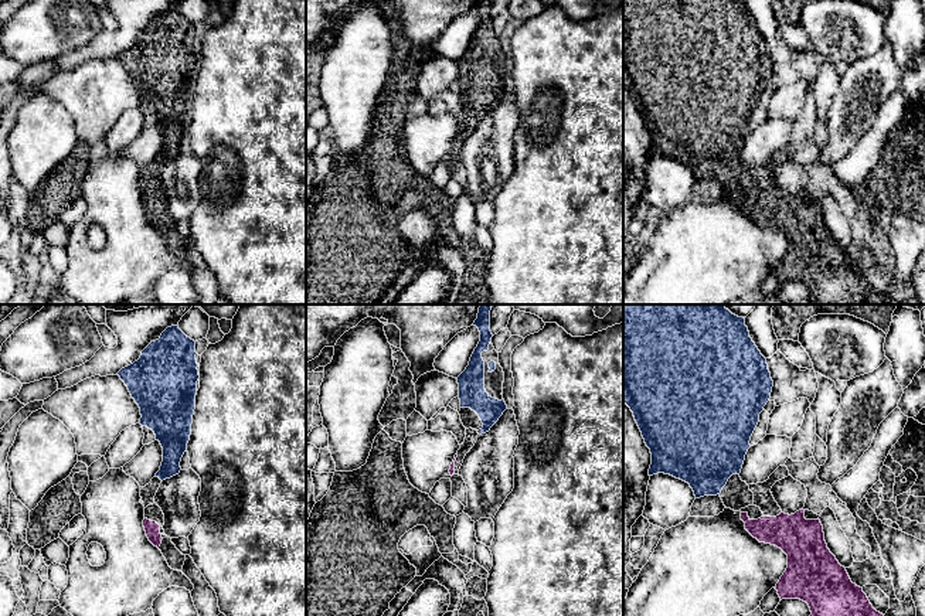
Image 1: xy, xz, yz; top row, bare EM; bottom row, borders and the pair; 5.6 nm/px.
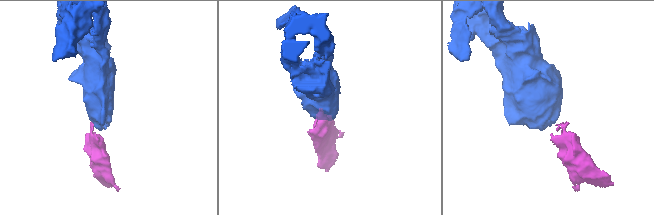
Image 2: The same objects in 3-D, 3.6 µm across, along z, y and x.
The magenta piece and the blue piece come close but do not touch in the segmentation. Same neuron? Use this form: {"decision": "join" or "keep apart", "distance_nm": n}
{"decision": "join", "distance_nm": 100}

